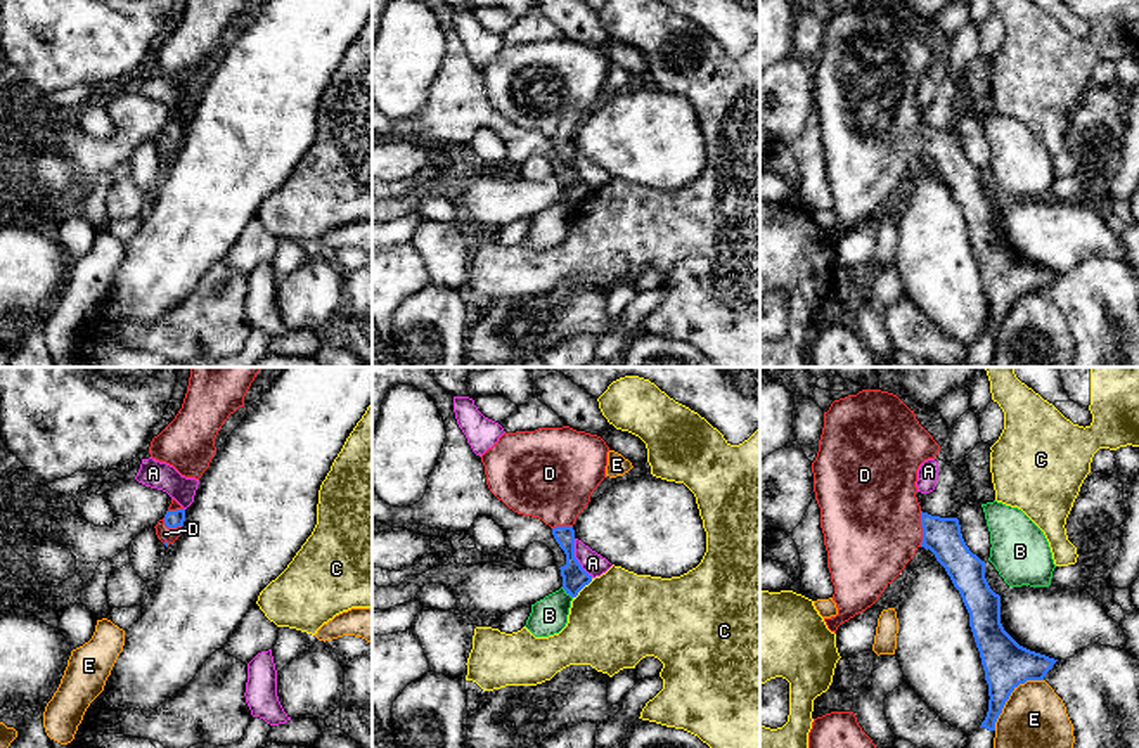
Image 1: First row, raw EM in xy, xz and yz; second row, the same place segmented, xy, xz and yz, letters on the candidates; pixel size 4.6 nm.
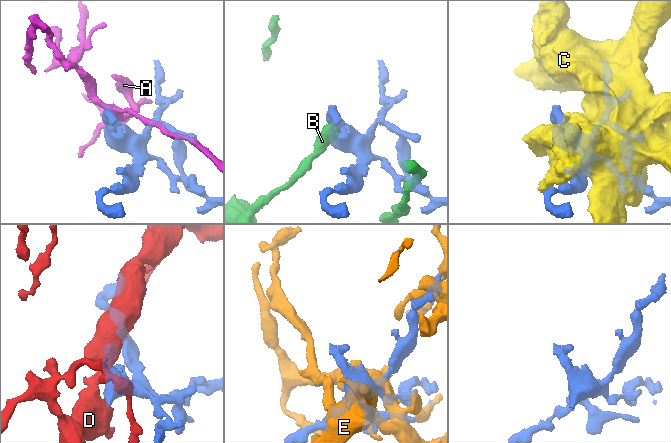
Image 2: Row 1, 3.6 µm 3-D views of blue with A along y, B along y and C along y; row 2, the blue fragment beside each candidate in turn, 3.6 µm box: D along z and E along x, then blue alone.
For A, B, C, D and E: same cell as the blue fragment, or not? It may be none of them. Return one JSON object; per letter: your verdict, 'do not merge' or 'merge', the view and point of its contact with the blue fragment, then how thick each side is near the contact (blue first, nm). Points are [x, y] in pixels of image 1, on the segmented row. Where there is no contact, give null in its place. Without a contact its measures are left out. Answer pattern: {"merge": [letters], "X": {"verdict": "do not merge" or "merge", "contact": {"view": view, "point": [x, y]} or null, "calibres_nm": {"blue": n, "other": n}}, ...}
{"merge": ["D"], "A": {"verdict": "do not merge", "contact": {"view": "xz", "point": [575, 558]}, "calibres_nm": {"blue": 110, "other": 100}}, "B": {"verdict": "do not merge", "contact": {"view": "xz", "point": [566, 593]}, "calibres_nm": {"blue": 110, "other": 170}}, "C": {"verdict": "do not merge", "contact": {"view": "xz", "point": [582, 587]}, "calibres_nm": {"blue": 110, "other": 440}}, "D": {"verdict": "merge", "contact": {"view": "yz", "point": [923, 528]}, "calibres_nm": {"blue": 180, "other": 460}}, "E": {"verdict": "do not merge", "contact": {"view": "yz", "point": [1010, 695]}, "calibres_nm": {"blue": 220, "other": 280}}}

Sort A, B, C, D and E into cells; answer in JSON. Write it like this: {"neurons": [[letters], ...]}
{"neurons": [["A"], ["B"], ["C"], ["D"], ["E"]]}

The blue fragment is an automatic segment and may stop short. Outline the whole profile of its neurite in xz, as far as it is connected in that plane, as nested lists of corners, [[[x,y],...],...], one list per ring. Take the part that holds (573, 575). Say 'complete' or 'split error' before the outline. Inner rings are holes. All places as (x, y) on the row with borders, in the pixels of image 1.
split error; [[[570,426],[504,433],[481,455],[490,492],[518,514],[542,519],[566,554],[563,589],[571,597],[592,582],[575,558],[578,514],[606,478],[606,442]]]

